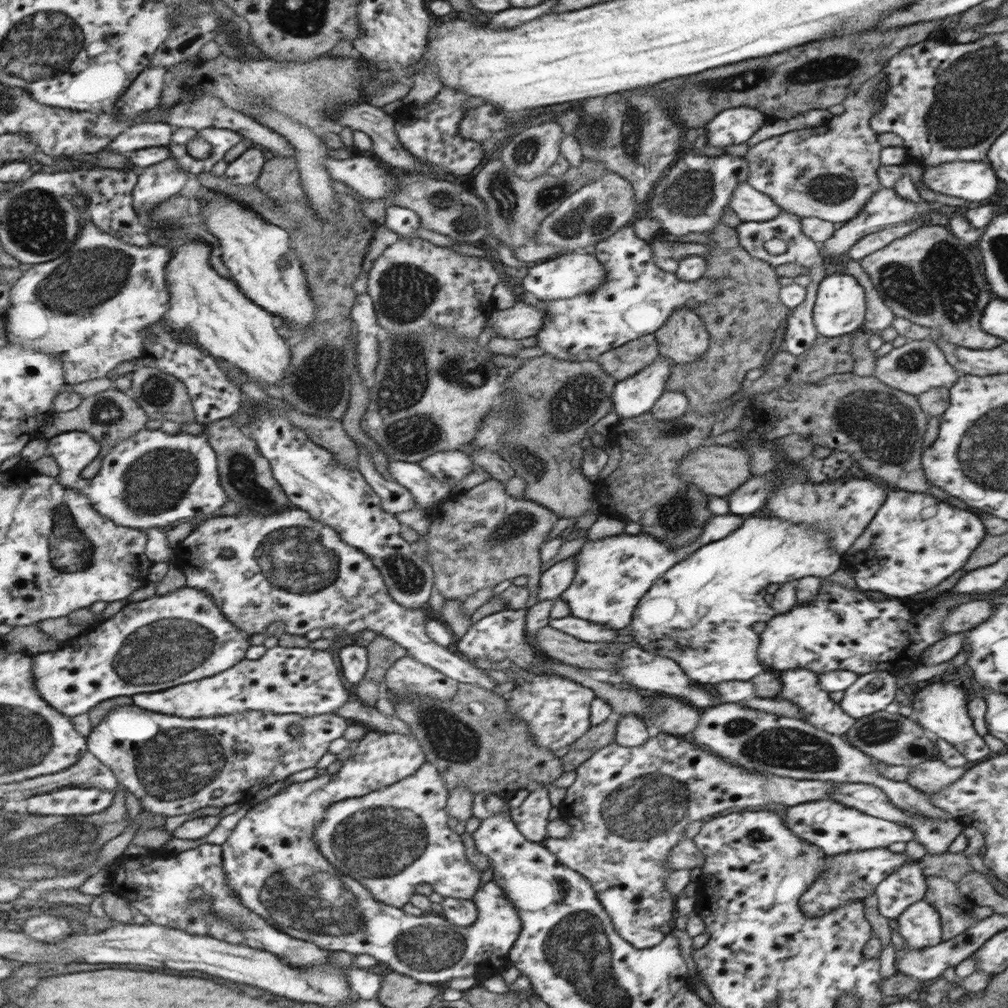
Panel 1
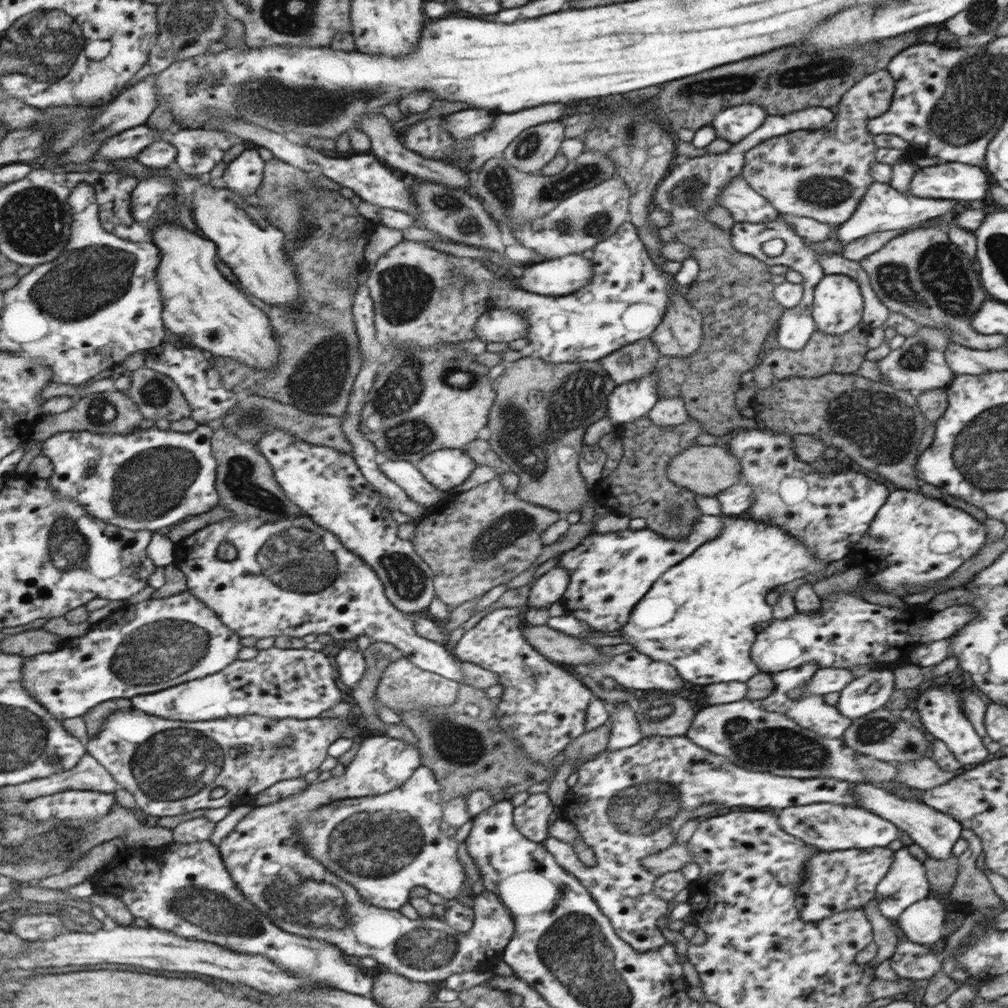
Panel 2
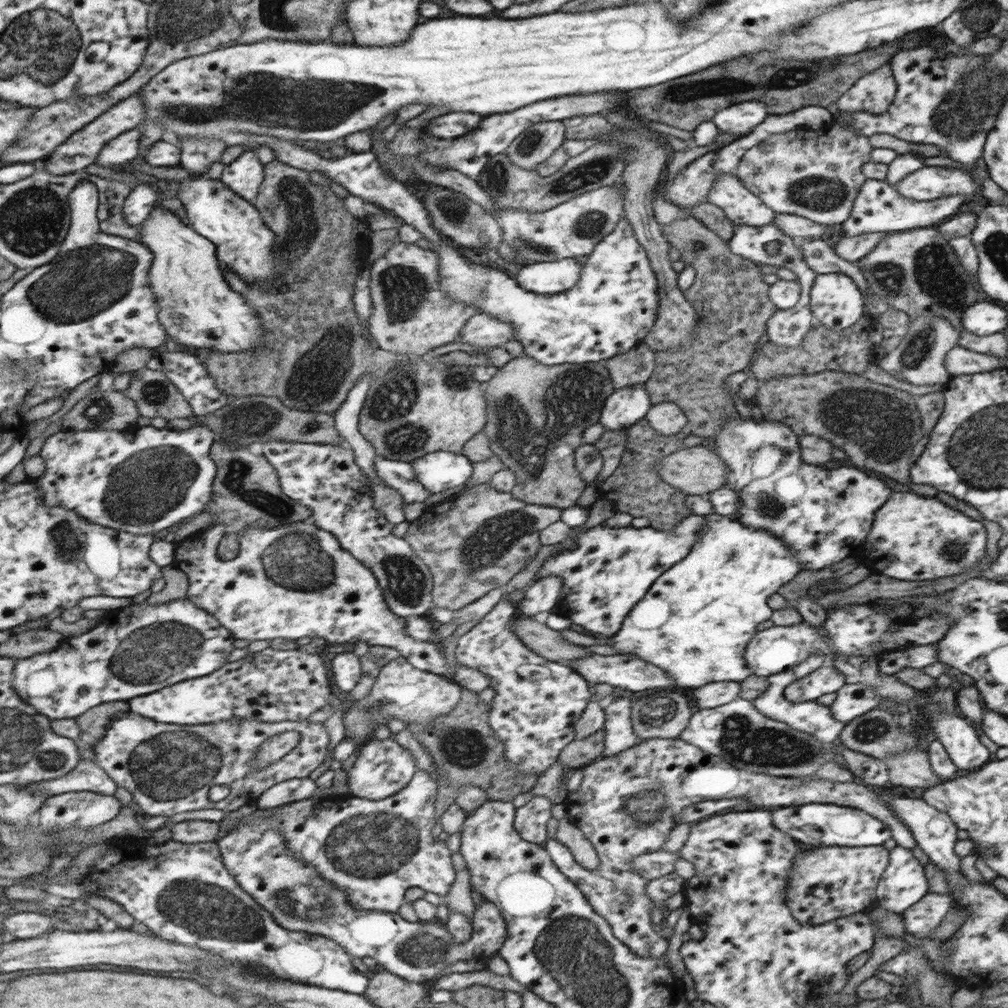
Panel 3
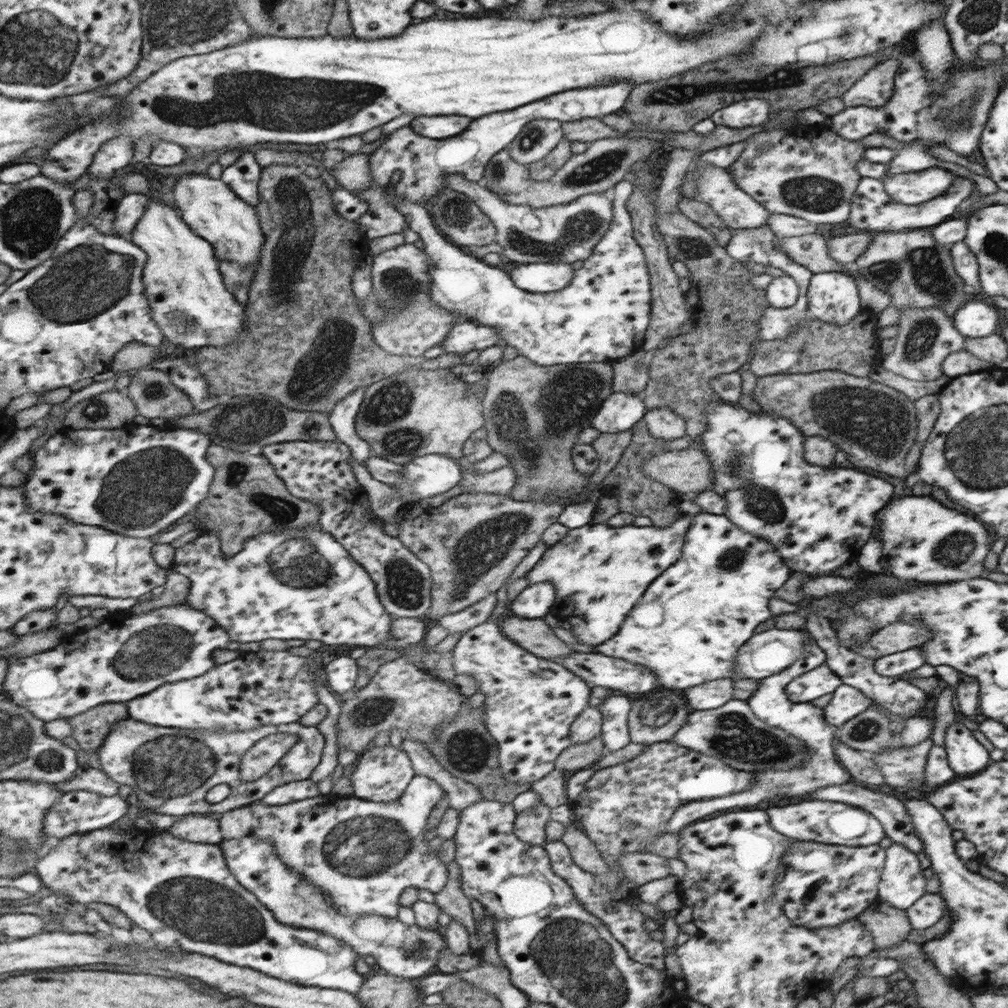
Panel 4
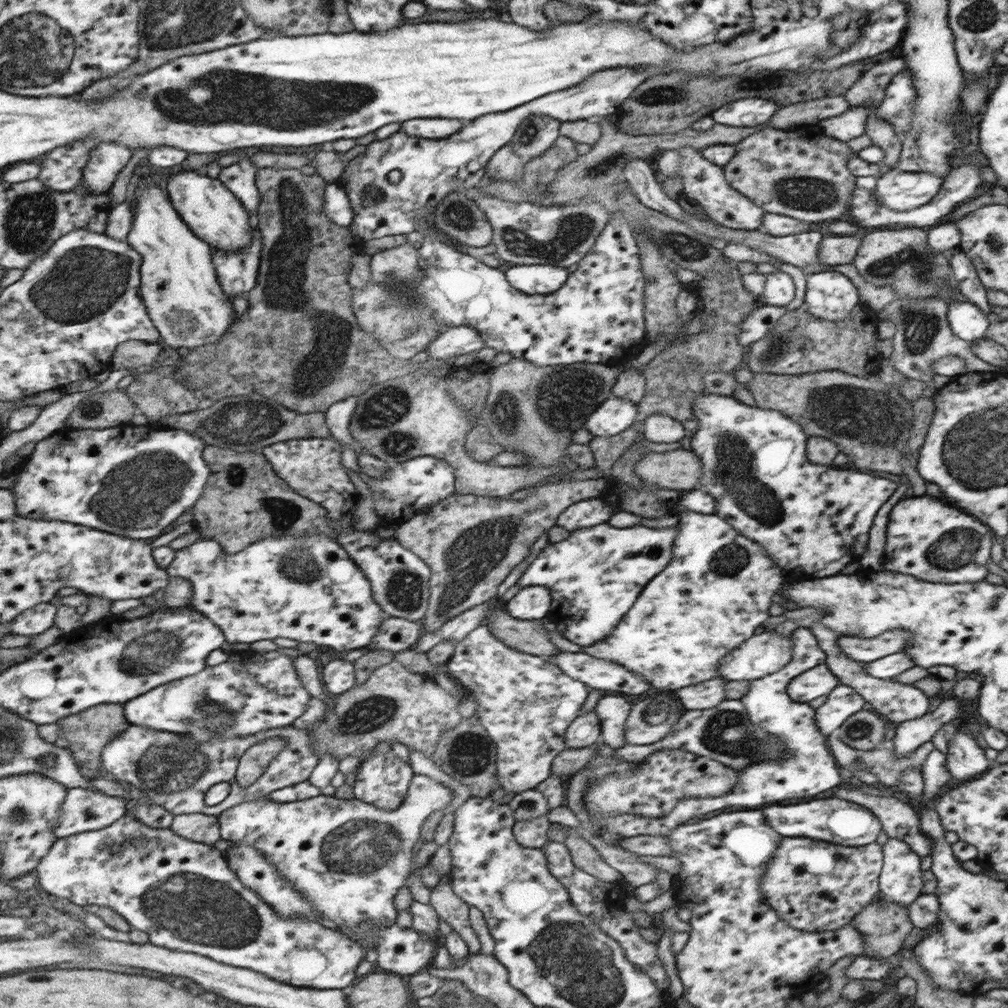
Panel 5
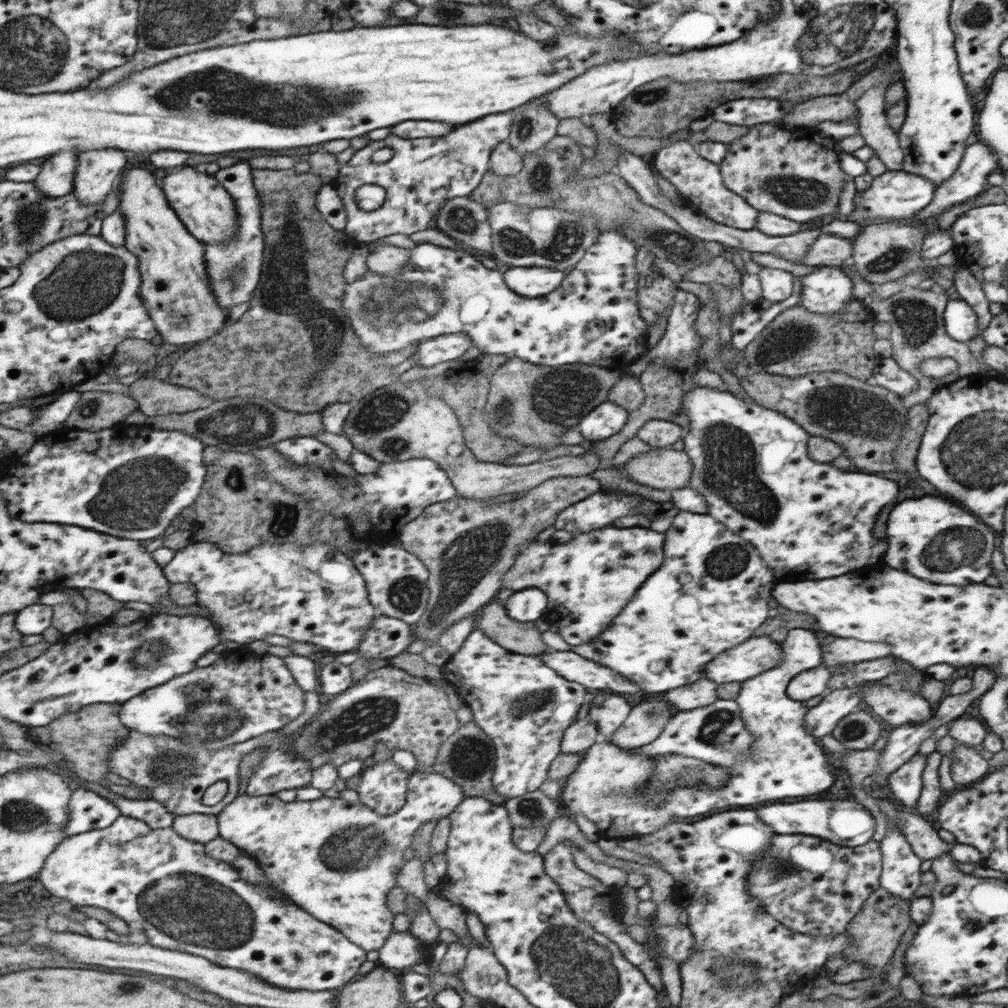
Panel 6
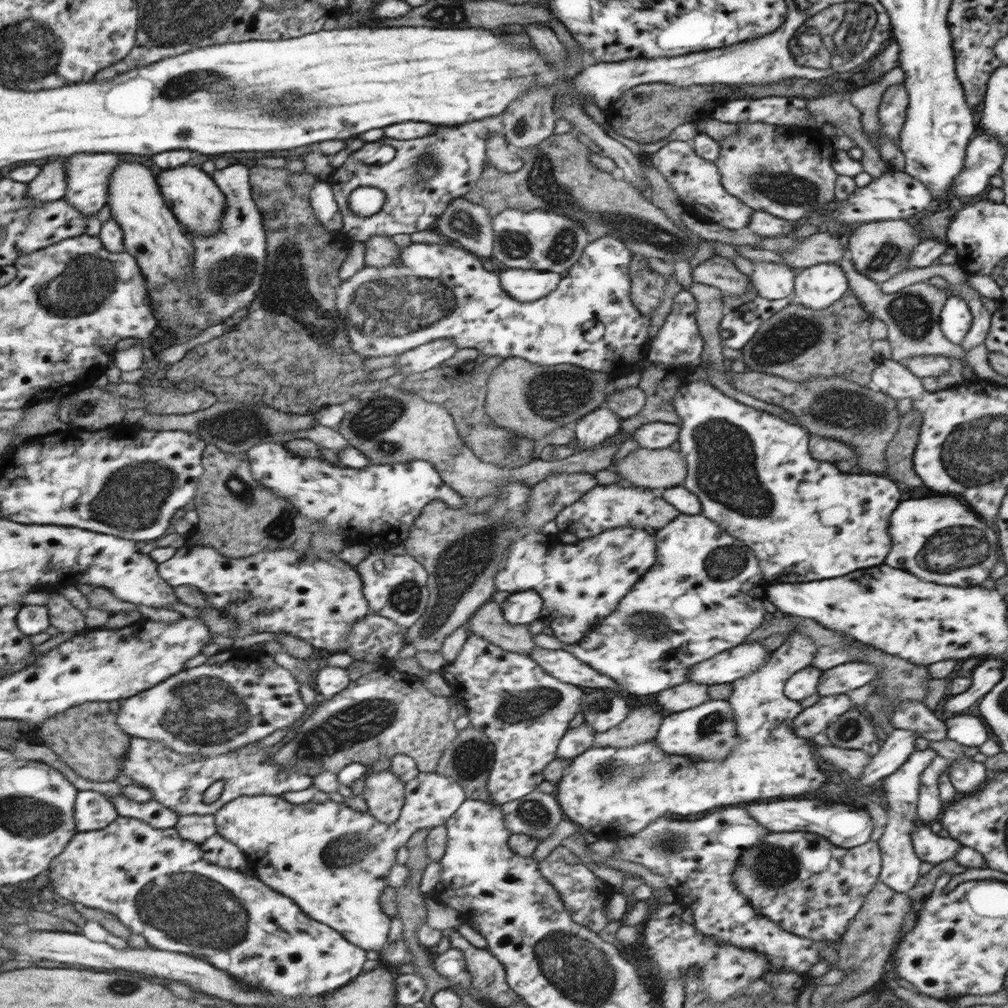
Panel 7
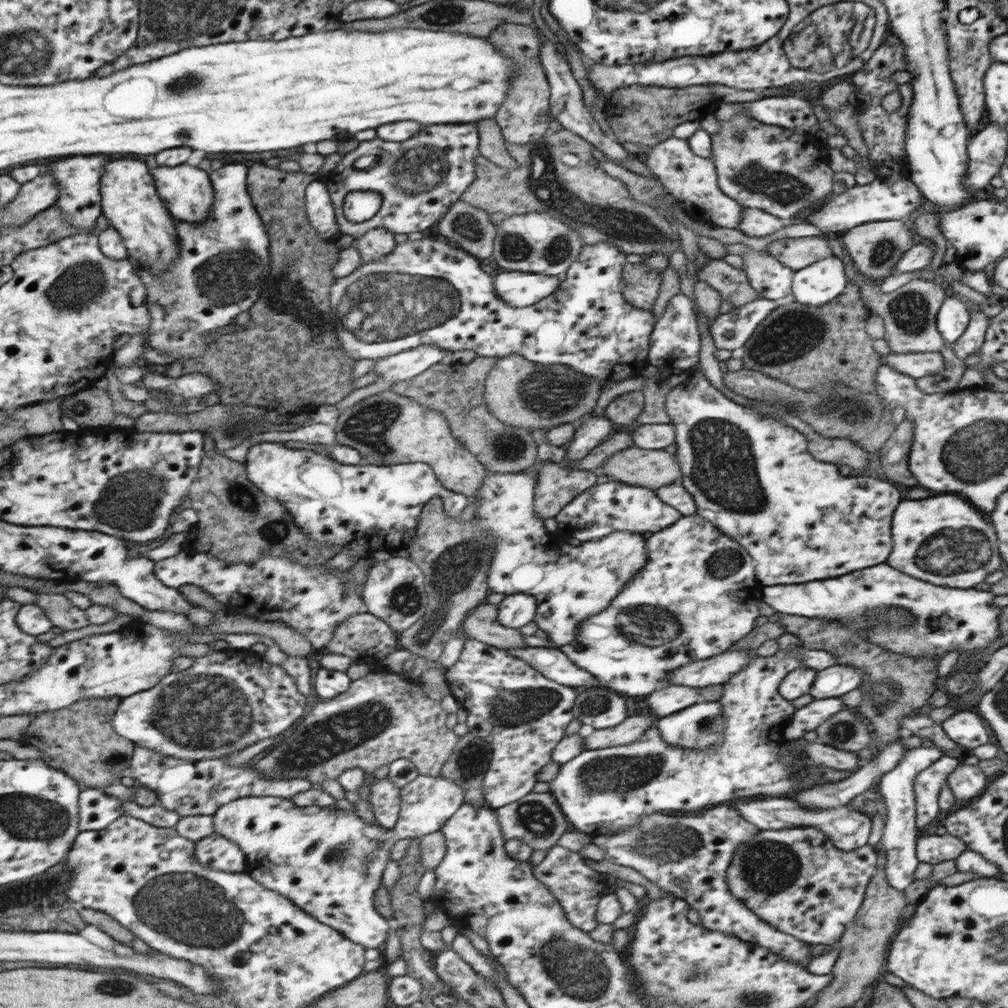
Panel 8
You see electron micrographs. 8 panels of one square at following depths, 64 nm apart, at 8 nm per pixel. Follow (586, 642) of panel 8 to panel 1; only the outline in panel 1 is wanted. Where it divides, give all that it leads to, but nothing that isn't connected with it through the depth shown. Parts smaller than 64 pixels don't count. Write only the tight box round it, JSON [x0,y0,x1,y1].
[628,516,843,685]

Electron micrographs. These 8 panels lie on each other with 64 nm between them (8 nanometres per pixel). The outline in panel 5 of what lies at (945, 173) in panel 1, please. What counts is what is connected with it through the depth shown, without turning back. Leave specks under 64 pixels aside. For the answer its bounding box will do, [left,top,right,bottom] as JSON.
[875,169,943,212]

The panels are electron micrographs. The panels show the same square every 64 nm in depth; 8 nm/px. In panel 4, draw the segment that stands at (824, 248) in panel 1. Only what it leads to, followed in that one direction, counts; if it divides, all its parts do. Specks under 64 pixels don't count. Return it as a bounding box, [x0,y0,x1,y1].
[847,178,975,232]

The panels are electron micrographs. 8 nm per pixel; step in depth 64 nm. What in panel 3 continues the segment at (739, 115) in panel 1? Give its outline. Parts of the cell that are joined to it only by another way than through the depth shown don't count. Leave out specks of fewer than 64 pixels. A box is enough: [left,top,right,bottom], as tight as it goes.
[712,99,769,136]

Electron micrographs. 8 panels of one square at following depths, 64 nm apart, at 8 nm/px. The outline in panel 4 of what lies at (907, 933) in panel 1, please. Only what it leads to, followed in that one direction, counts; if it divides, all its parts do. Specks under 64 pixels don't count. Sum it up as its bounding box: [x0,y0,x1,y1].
[904,893,948,930]

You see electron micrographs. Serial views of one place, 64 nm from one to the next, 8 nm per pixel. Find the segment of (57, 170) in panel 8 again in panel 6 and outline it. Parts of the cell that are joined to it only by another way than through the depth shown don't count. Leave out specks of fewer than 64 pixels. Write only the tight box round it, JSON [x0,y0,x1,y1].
[75,150,127,204]

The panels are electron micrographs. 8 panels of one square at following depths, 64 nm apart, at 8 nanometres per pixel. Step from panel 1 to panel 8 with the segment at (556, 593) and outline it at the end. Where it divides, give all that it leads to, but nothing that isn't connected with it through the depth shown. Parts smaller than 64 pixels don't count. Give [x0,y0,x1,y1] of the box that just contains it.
[496,594,537,628]

